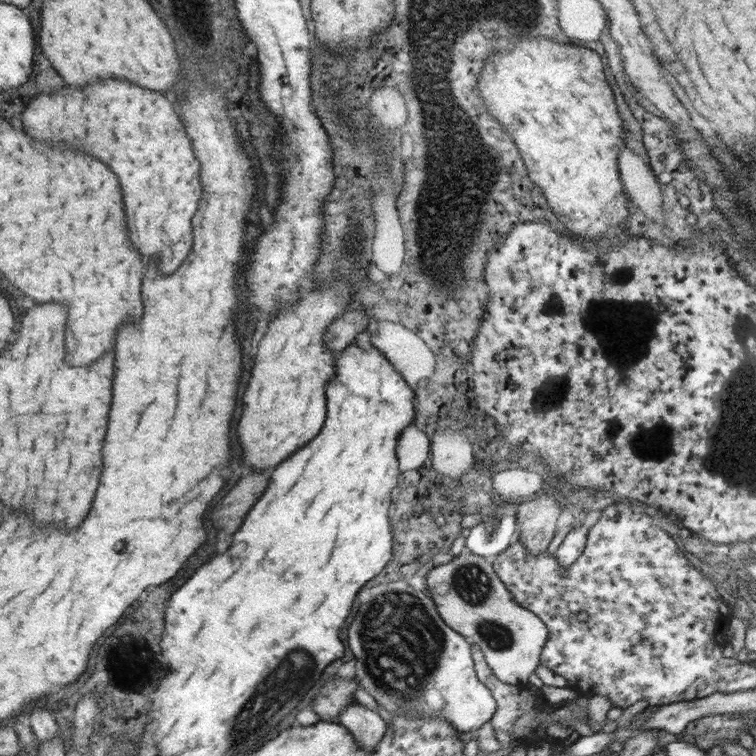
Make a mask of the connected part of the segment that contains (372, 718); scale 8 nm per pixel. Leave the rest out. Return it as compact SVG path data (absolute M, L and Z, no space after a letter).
M358 703L344 709L335 722L354 732L358 748L368 748L368 750L379 746L387 729L386 722L376 711L369 710Z

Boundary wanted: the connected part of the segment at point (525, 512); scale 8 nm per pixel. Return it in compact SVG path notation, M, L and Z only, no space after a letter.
M544 492L535 500L519 504L515 514L521 526L518 540L526 544L528 552L541 554L547 550L562 511L564 510L560 509L560 505Z

